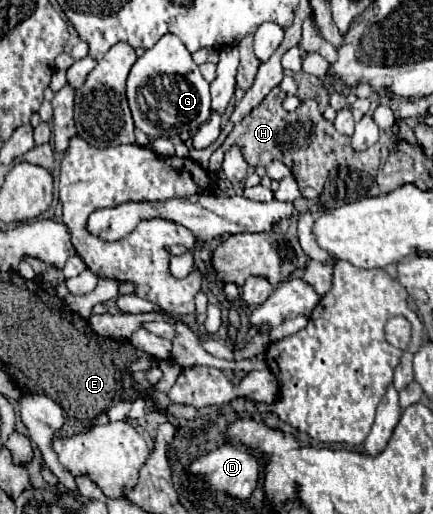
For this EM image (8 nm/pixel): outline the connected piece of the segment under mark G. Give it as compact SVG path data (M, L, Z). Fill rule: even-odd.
M165 34L153 48L145 50L145 54L137 58L127 78L127 100L135 128L143 130L151 140L171 136L173 132L195 134L211 114L209 84L203 80L199 66L193 62L185 44L173 34ZM151 110L155 110L159 122L149 120Z

